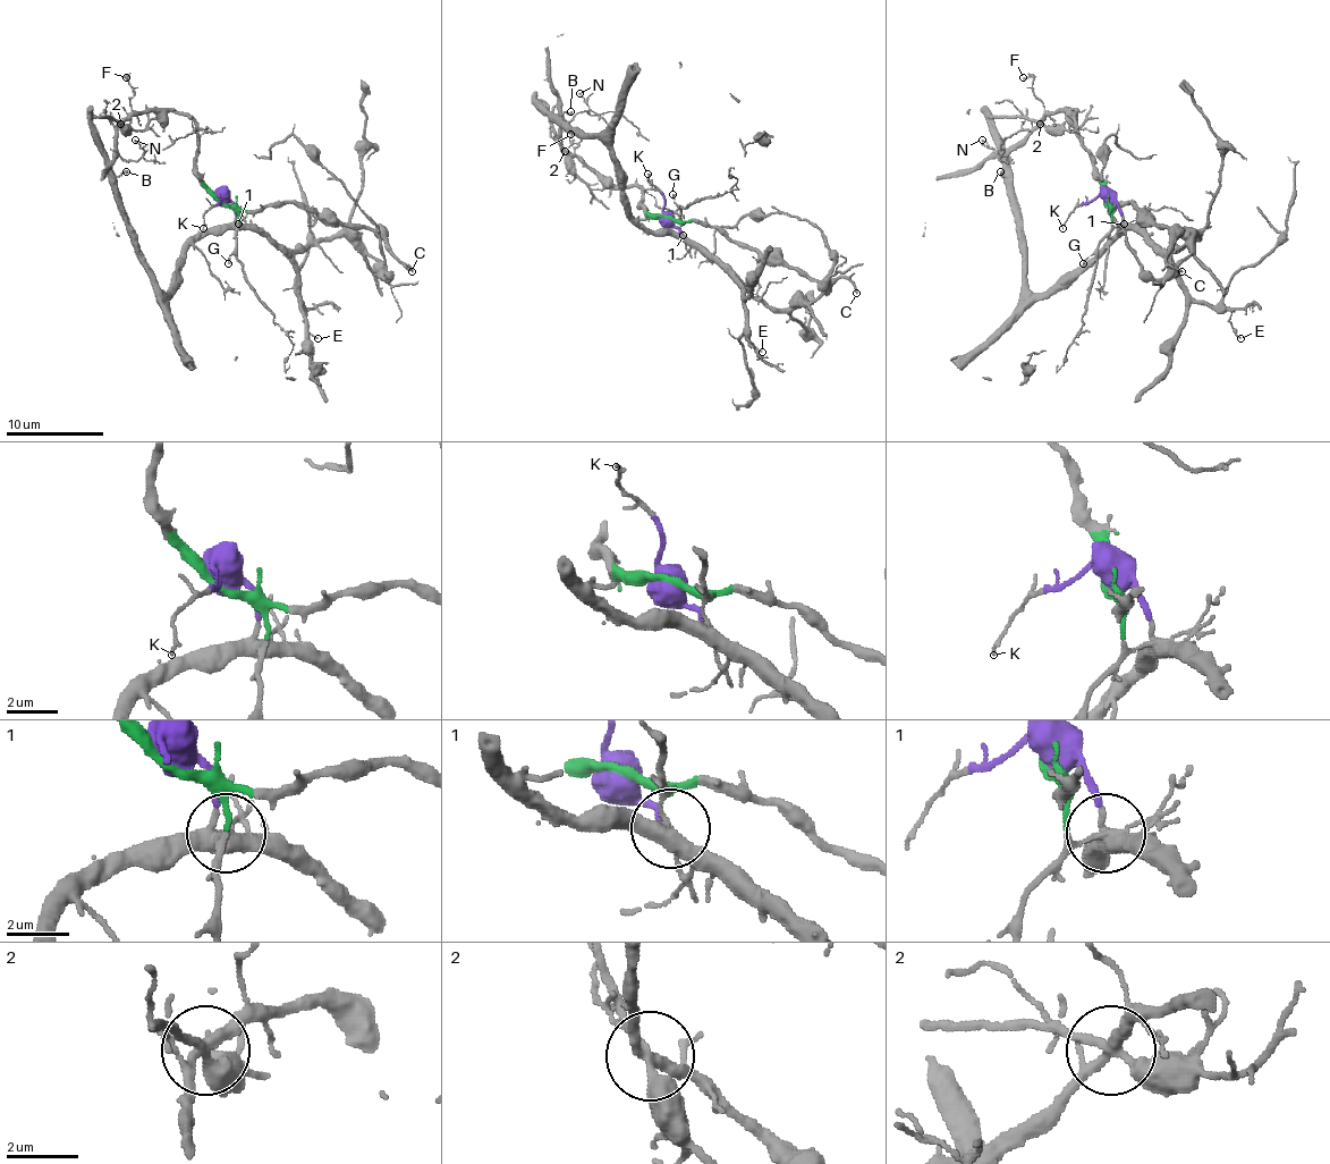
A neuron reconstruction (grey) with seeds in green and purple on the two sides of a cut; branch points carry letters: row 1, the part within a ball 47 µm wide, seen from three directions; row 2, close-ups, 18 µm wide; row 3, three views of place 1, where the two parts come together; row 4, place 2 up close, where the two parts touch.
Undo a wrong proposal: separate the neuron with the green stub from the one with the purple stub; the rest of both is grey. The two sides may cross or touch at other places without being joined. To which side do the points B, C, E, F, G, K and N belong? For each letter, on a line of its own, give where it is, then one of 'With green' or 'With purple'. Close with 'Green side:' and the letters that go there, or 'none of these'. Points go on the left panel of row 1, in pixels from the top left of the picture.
B: Place: (126, 171). With purple
C: Place: (412, 271). With green
E: Place: (318, 338). With purple
F: Place: (126, 77). With green
G: Place: (228, 263). With green
K: Place: (203, 228). With purple
N: Place: (135, 140). With green
Green side: C, F, G, N

